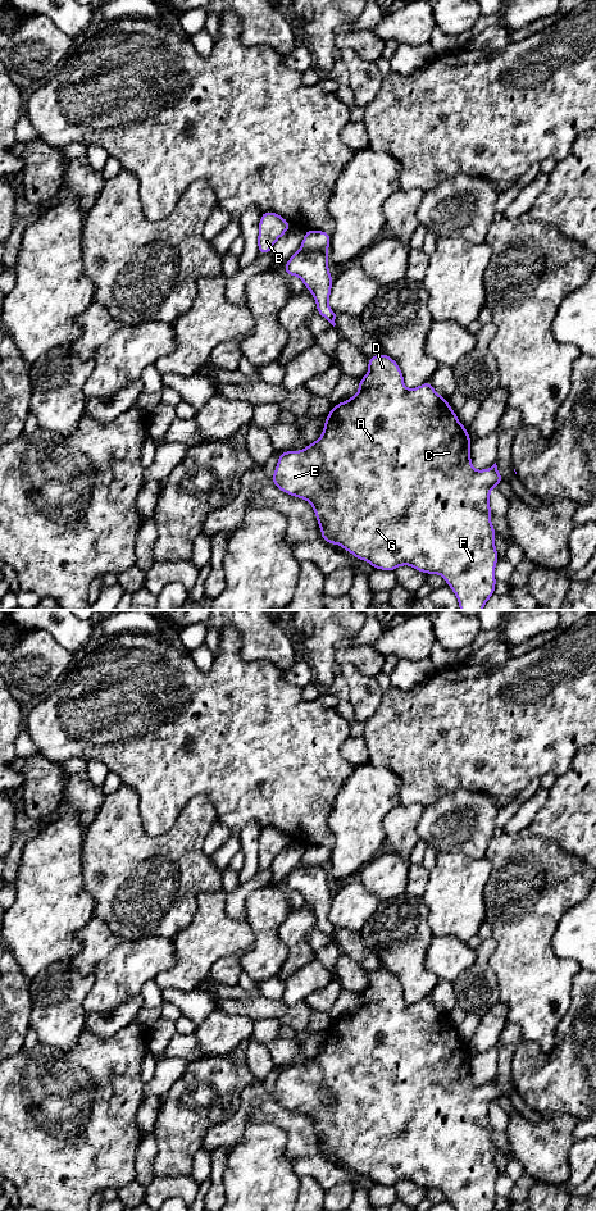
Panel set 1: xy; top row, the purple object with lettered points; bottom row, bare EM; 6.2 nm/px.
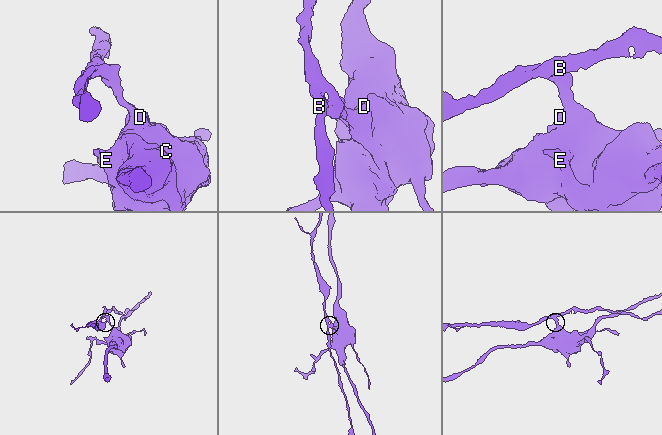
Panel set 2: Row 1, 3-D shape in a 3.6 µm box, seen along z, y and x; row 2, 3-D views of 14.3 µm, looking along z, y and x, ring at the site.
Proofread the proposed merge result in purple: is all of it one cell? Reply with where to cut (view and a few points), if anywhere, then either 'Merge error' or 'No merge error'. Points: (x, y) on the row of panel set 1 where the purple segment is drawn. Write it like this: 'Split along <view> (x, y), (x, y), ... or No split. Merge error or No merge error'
Split along xy (300, 247), (322, 249), (326, 251). Merge error

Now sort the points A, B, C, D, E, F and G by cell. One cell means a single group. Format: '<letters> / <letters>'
A C D E F G / B

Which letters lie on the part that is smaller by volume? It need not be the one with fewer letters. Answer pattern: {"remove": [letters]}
{"remove": ["B"]}

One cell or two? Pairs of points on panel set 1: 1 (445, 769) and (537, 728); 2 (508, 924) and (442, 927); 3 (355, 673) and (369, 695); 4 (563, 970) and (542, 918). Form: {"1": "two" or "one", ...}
{"1": "one", "2": "two", "3": "one", "4": "one"}

